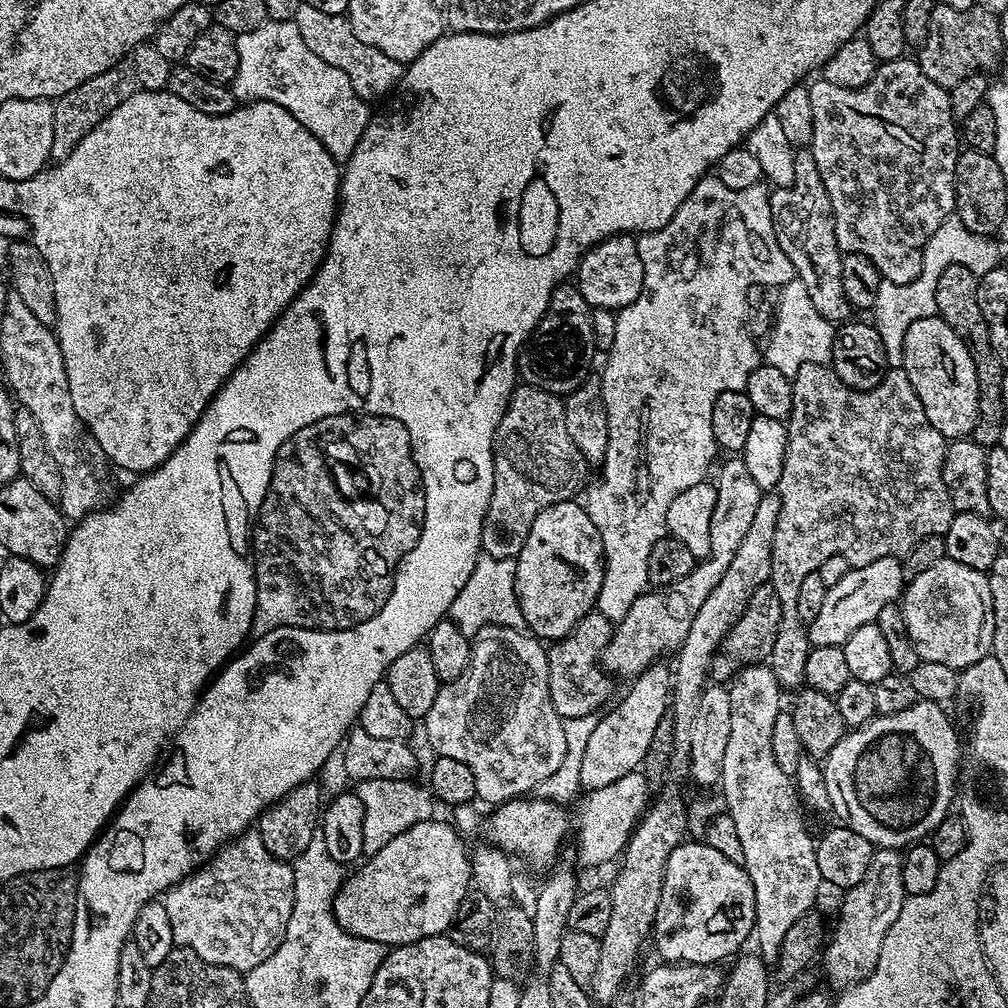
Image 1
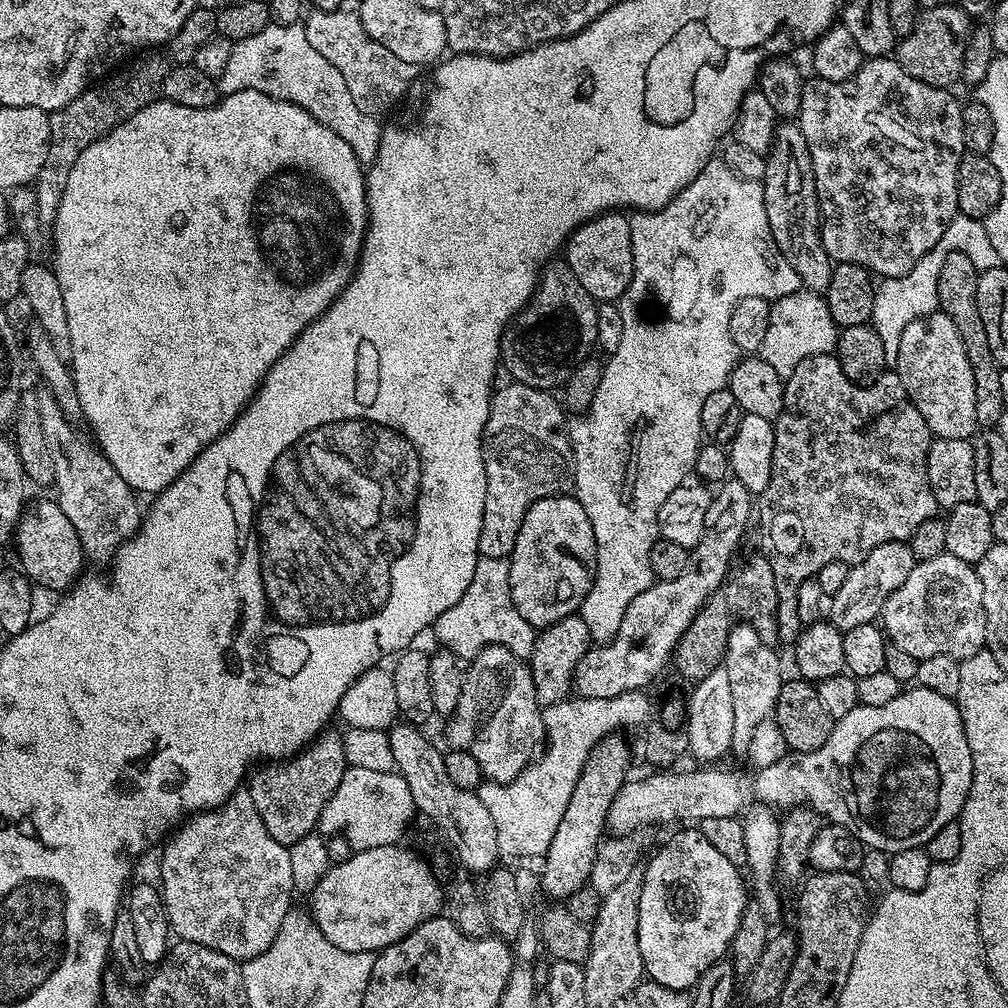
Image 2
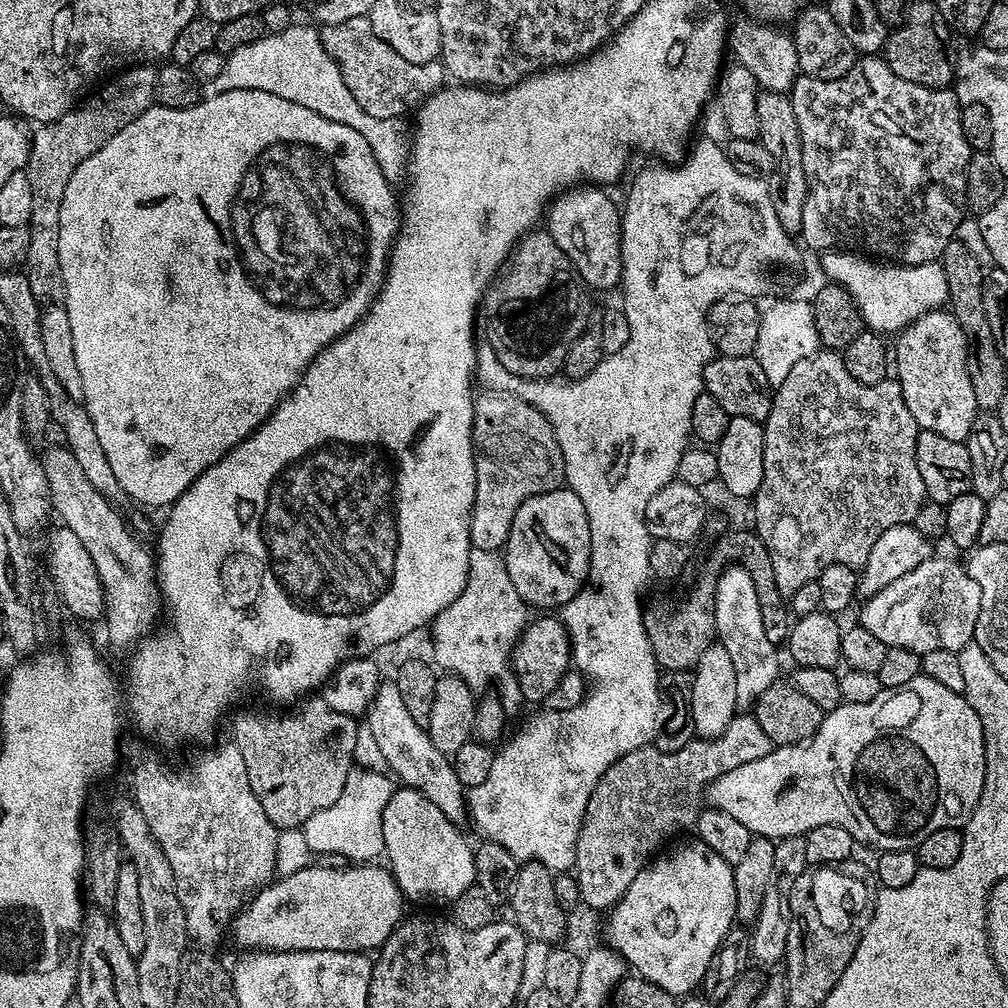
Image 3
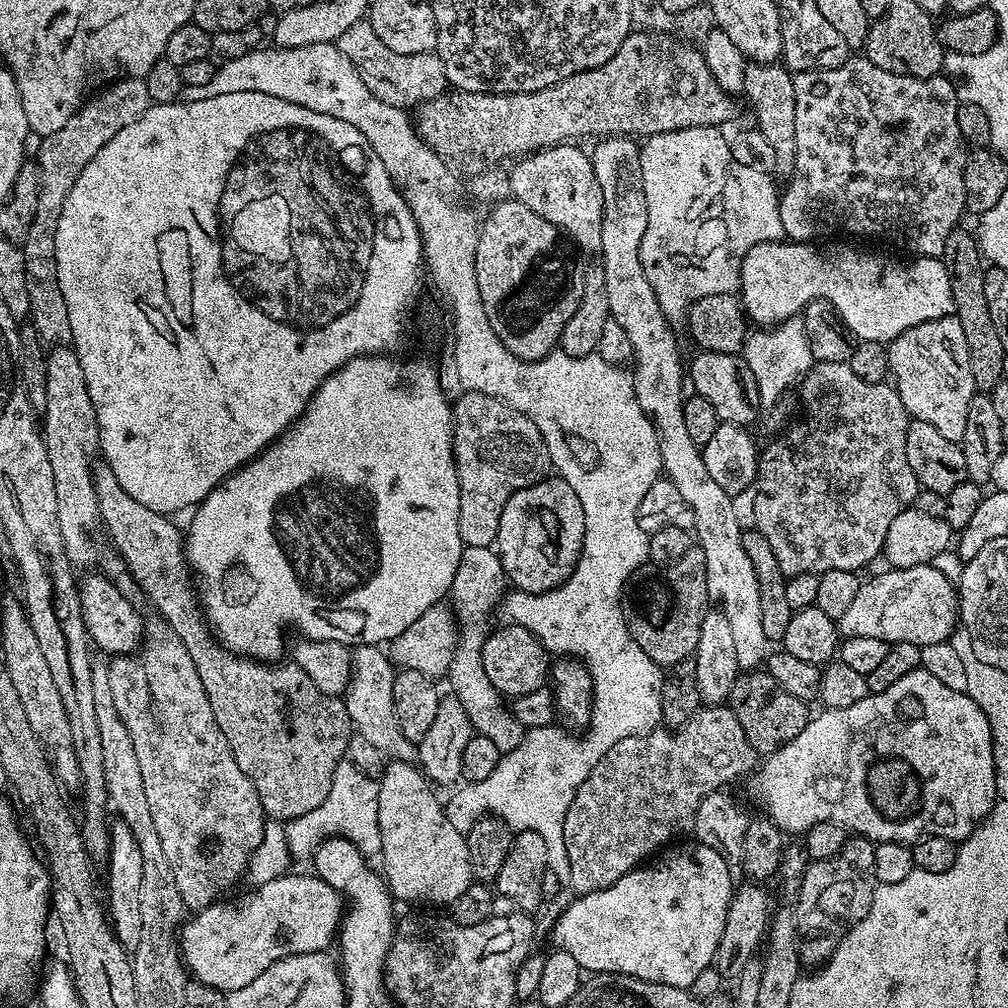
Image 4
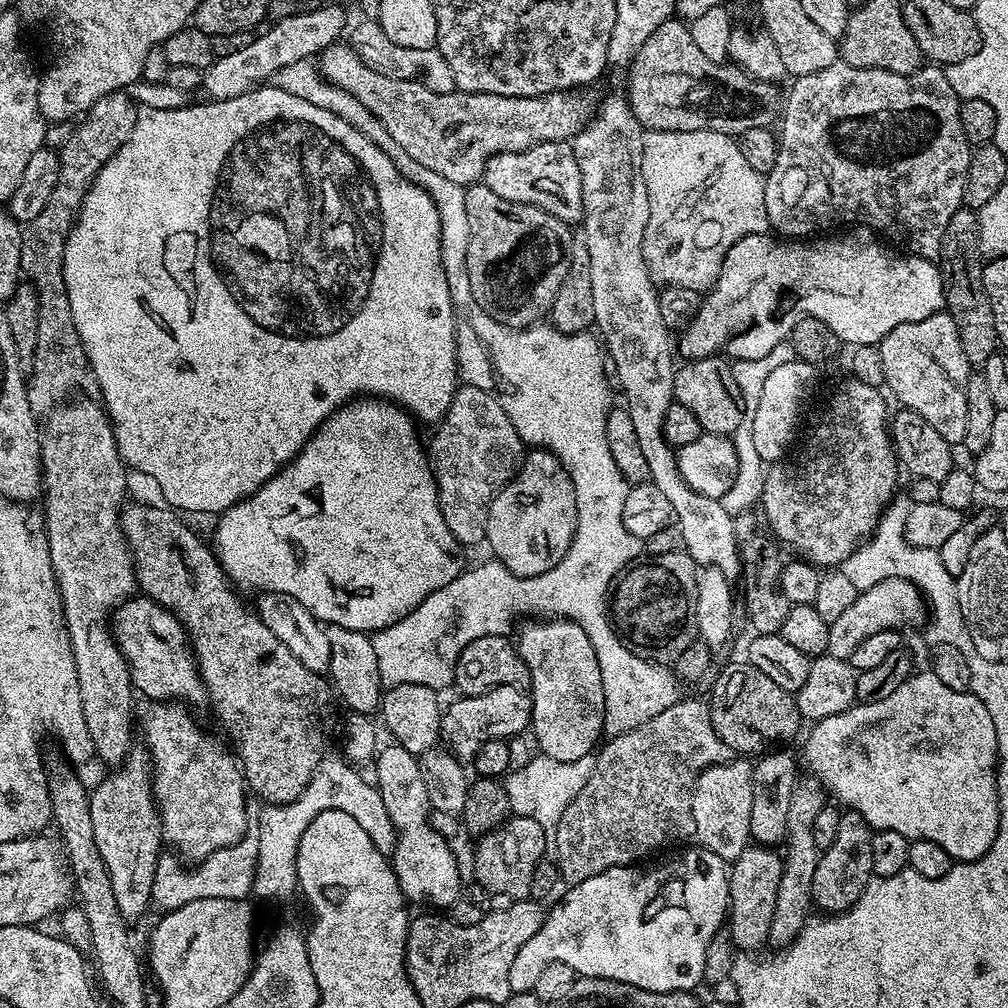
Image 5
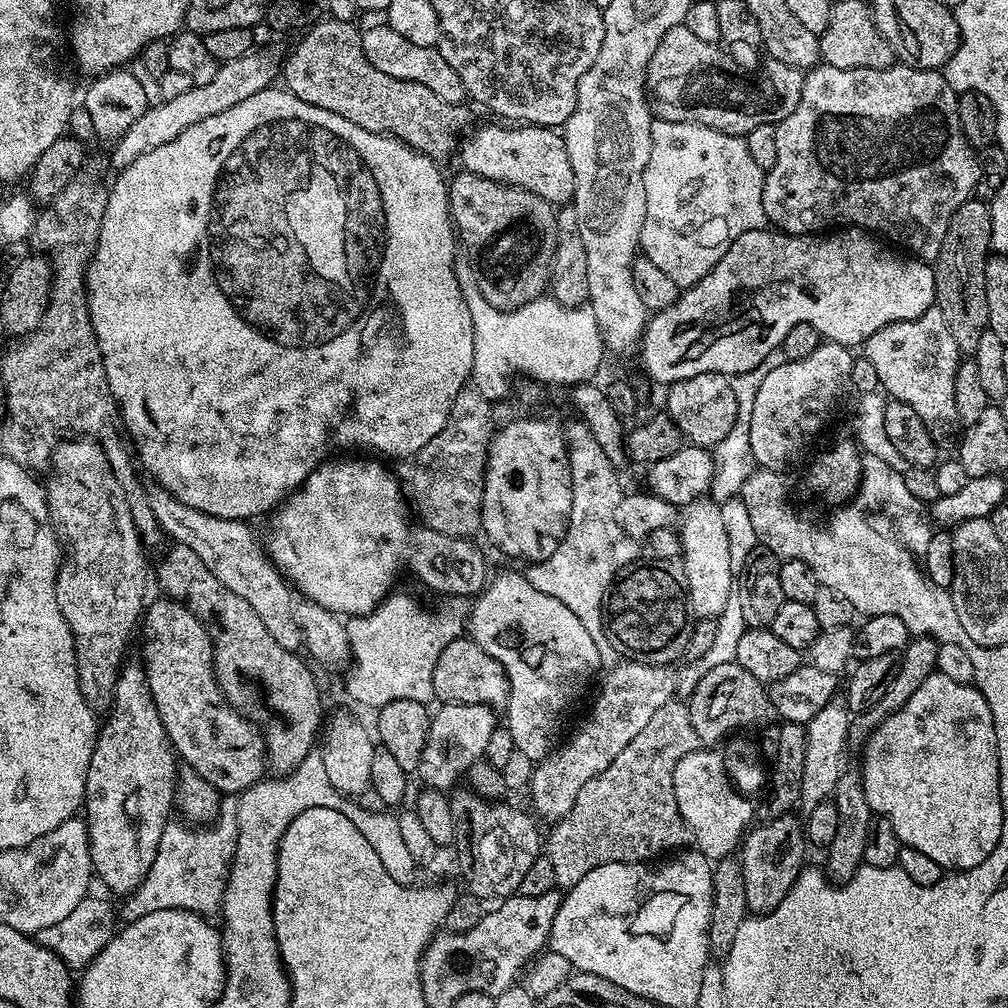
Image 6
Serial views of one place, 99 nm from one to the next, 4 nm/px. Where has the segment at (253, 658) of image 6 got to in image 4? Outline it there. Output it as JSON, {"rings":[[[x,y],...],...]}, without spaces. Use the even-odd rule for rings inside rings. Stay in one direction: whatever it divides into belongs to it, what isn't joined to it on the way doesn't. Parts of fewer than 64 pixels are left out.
{"rings":[[[93,463],[92,477],[100,511],[99,523],[102,528],[104,524],[113,546],[117,548],[113,549],[123,560],[127,571],[130,574],[132,572],[145,596],[160,611],[157,612],[159,617],[168,623],[174,634],[178,634],[178,638],[182,638],[186,650],[190,650],[194,670],[198,670],[198,678],[202,678],[202,690],[206,690],[206,698],[210,698],[214,722],[218,722],[234,754],[234,762],[238,762],[238,766],[242,766],[242,774],[250,778],[264,808],[265,817],[268,820],[287,822],[302,818],[302,814],[310,814],[310,810],[322,806],[322,802],[326,802],[326,794],[330,794],[336,765],[345,759],[354,740],[352,719],[343,699],[322,694],[322,690],[318,690],[318,686],[314,686],[314,681],[306,675],[306,670],[302,670],[294,662],[284,664],[285,662],[254,660],[251,656],[239,656],[225,648],[213,636],[207,620],[204,619],[204,609],[194,587],[194,573],[188,567],[184,554],[185,537],[181,529],[180,532],[176,529],[176,524],[172,521],[175,519],[158,510],[150,510],[150,506],[142,506],[142,502],[130,498],[130,494],[122,490],[118,478],[114,478],[114,470],[110,470],[108,464]]]}

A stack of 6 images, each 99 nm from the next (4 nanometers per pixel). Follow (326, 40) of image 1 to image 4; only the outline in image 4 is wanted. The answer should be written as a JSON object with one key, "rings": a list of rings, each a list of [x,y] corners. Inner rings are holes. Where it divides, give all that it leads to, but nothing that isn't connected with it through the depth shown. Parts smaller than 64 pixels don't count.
{"rings":[[[367,19],[350,26],[350,30],[340,36],[338,46],[342,54],[346,54],[350,62],[354,62],[354,70],[358,70],[362,82],[366,82],[366,90],[370,90],[374,98],[380,98],[390,106],[412,110],[449,91],[446,66],[442,66],[442,58],[435,51],[398,54],[395,50],[390,50],[390,46],[385,46],[378,34],[374,34],[374,26]]]}

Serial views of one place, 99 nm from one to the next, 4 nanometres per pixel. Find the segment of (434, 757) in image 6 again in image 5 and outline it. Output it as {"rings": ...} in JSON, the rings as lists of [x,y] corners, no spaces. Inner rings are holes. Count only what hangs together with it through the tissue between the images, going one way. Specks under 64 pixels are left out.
{"rings":[[[500,684],[477,696],[461,695],[449,708],[447,705],[440,717],[440,734],[452,755],[461,762],[472,762],[482,744],[527,733],[532,722],[532,698],[522,689],[514,684]]]}

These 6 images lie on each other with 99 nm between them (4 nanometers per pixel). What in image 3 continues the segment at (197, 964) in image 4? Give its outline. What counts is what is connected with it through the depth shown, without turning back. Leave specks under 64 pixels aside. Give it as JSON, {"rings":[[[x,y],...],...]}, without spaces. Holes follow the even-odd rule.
{"rings":[[[356,862],[353,868],[316,868],[309,866],[298,874],[280,876],[261,888],[239,912],[230,924],[230,936],[244,950],[266,952],[331,952],[371,953],[390,938],[390,934],[405,919],[406,899],[403,890],[387,867],[379,868],[376,862]]]}

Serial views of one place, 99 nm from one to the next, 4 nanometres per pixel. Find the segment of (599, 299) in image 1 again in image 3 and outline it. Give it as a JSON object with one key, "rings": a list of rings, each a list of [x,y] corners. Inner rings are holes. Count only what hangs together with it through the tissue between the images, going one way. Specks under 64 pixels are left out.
{"rings":[[[576,186],[565,190],[546,209],[546,231],[558,242],[558,250],[570,258],[574,270],[589,289],[612,288],[620,284],[622,250],[620,249],[621,209],[600,186]]]}

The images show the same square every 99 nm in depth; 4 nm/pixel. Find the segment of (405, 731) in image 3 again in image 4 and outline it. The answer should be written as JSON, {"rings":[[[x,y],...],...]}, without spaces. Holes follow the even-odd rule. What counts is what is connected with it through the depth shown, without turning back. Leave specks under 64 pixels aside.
{"rings":[[[361,644],[352,653],[352,680],[348,691],[342,699],[352,719],[353,729],[358,733],[365,745],[382,750],[389,760],[415,761],[417,745],[406,734],[402,734],[402,726],[398,724],[398,714],[394,706],[394,678],[397,669],[383,647],[374,644]]]}

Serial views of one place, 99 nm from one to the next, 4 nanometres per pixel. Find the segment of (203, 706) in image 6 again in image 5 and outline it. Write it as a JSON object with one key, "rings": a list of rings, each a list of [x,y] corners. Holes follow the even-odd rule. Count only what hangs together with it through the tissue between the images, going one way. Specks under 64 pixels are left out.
{"rings":[[[136,594],[113,612],[110,627],[128,663],[132,687],[139,695],[141,692],[149,696],[147,699],[152,702],[187,702],[189,705],[205,699],[204,683],[200,681],[188,635],[170,610],[148,596]]]}

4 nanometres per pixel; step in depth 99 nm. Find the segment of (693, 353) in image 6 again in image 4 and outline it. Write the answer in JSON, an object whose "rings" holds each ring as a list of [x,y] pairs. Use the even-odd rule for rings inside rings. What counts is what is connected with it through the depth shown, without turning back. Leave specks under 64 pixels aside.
{"rings":[[[783,239],[762,242],[754,246],[746,254],[746,258],[740,267],[740,287],[738,297],[743,304],[743,309],[747,313],[747,319],[756,326],[773,326],[783,320],[795,317],[803,313],[811,300],[825,300],[834,306],[834,310],[842,318],[842,322],[848,327],[857,341],[873,340],[879,344],[897,340],[899,336],[908,328],[922,326],[922,322],[934,322],[938,318],[946,318],[954,313],[954,290],[950,290],[950,274],[946,270],[943,259],[934,256],[917,256],[915,258],[900,258],[904,260],[895,260],[892,256],[879,256],[876,252],[863,252],[860,248],[851,248],[848,244],[824,244],[828,242],[785,242]]]}

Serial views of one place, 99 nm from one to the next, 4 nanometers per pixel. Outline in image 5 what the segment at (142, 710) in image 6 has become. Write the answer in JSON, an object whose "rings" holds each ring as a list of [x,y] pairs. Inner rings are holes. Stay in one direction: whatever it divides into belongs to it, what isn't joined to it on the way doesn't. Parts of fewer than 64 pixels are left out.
{"rings":[[[129,751],[128,759],[119,765],[89,795],[89,814],[94,826],[94,841],[98,854],[102,854],[102,862],[106,866],[106,874],[110,874],[110,887],[114,890],[114,902],[118,902],[118,914],[122,914],[125,922],[140,920],[144,911],[152,904],[154,888],[154,870],[158,866],[158,858],[162,854],[162,833],[160,831],[160,810],[156,807],[156,798],[152,794],[152,774],[150,760],[143,751]]]}

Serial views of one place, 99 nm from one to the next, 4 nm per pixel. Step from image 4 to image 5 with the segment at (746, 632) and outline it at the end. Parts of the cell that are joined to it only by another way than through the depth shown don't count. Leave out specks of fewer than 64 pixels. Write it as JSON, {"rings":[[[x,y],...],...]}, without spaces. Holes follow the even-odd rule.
{"rings":[[[623,95],[608,96],[600,104],[600,109],[595,109],[594,115],[589,119],[587,126],[572,137],[570,143],[574,150],[574,158],[578,162],[578,174],[582,174],[582,206],[584,207],[584,219],[582,227],[584,227],[584,244],[583,251],[590,254],[590,291],[594,293],[594,318],[596,319],[594,328],[602,337],[603,347],[606,349],[607,359],[612,360],[617,364],[619,376],[622,381],[620,392],[624,396],[623,403],[626,405],[631,421],[634,422],[635,433],[638,434],[639,445],[642,446],[643,457],[649,464],[649,474],[651,476],[650,483],[658,486],[658,490],[662,490],[662,494],[666,494],[666,498],[670,498],[670,506],[672,507],[672,515],[674,517],[675,527],[679,528],[682,538],[684,539],[682,548],[687,552],[693,560],[701,565],[709,568],[717,568],[722,570],[722,574],[729,578],[739,577],[742,572],[742,548],[738,543],[735,534],[734,516],[731,511],[721,501],[714,498],[706,498],[702,494],[698,494],[694,490],[690,490],[690,486],[686,486],[686,482],[682,478],[682,474],[678,470],[678,462],[676,461],[677,449],[669,444],[668,439],[664,437],[664,423],[666,422],[667,411],[674,402],[672,395],[674,394],[674,374],[677,370],[677,365],[672,364],[672,352],[674,356],[674,336],[666,326],[666,322],[662,322],[662,310],[658,310],[658,288],[652,279],[651,272],[648,271],[646,262],[644,261],[644,235],[646,234],[646,218],[650,218],[650,198],[646,194],[646,182],[642,178],[642,154],[644,153],[644,134],[645,129],[641,128],[636,116],[632,113],[632,108],[628,105],[627,99]]]}

